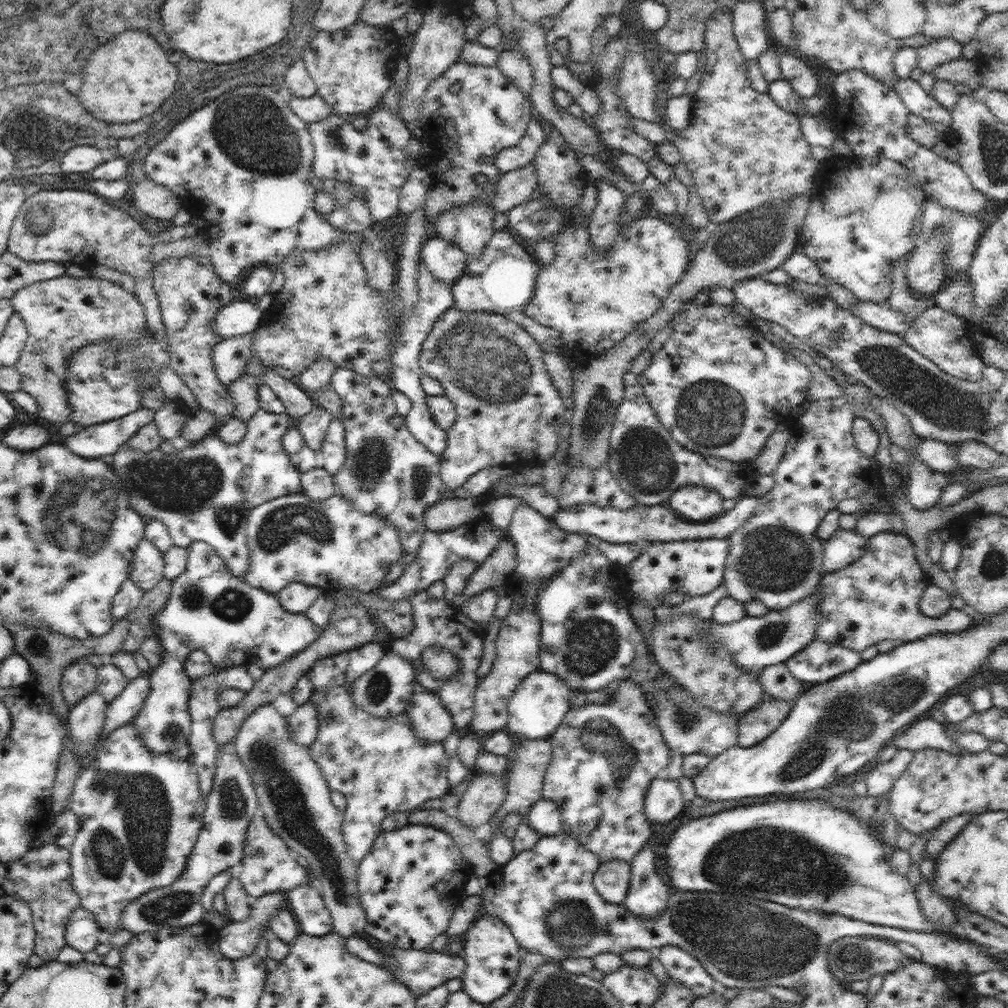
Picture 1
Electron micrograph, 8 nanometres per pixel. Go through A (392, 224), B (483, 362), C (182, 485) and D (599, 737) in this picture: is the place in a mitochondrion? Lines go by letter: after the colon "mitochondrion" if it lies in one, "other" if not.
A: other
B: mitochondrion
C: mitochondrion
D: mitochondrion

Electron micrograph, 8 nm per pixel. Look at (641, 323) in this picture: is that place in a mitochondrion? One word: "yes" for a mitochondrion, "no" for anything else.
no

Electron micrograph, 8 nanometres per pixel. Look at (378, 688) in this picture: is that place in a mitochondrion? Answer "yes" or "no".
yes

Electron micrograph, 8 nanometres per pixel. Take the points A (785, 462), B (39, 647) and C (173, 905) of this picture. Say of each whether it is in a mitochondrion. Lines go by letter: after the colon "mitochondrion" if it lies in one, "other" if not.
A: other
B: mitochondrion
C: mitochondrion

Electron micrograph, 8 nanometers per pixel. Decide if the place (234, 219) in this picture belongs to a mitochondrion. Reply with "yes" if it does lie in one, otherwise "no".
no

